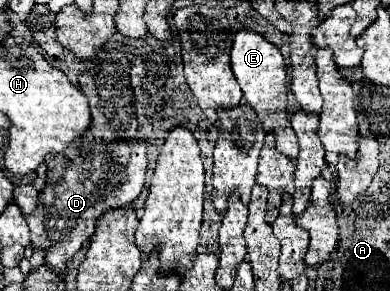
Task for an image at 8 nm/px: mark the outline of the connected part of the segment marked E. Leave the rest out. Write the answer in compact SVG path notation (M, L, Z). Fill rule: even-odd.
M242 29L236 33L234 43L232 43L232 71L234 77L244 93L246 103L256 111L258 119L262 121L263 129L272 133L276 137L276 149L290 157L296 159L298 157L298 141L296 141L296 133L290 127L290 115L288 115L288 101L286 101L286 63L282 59L282 53L278 51L278 47L274 47L272 43L268 43L264 37L260 37L258 33L250 31L250 29Z

